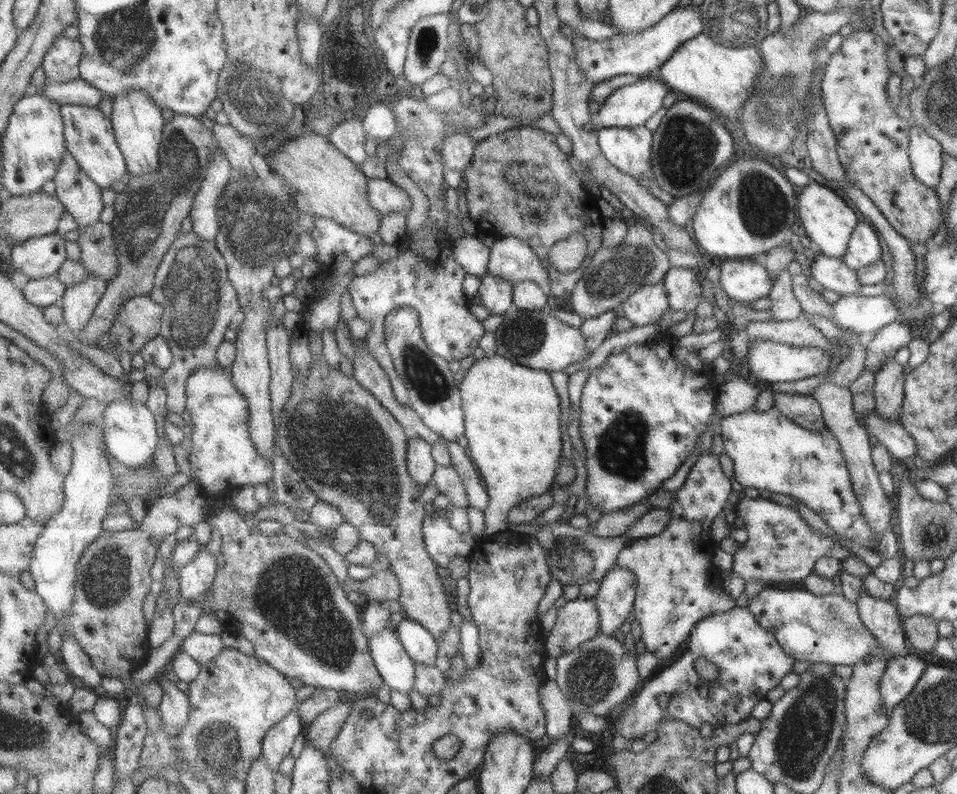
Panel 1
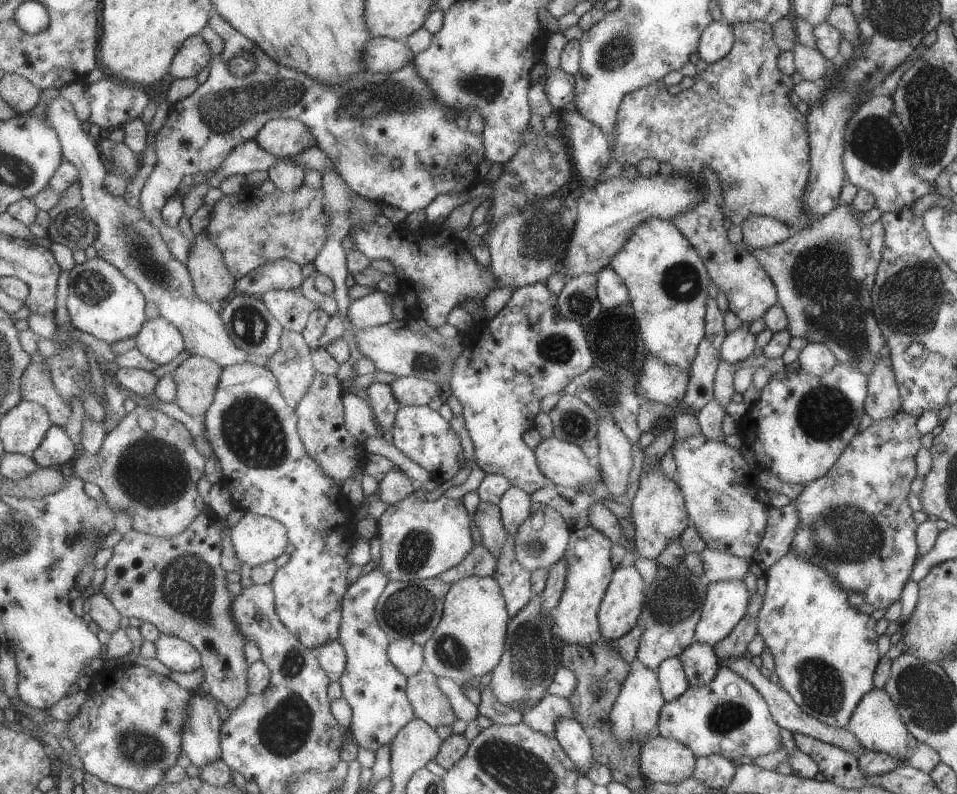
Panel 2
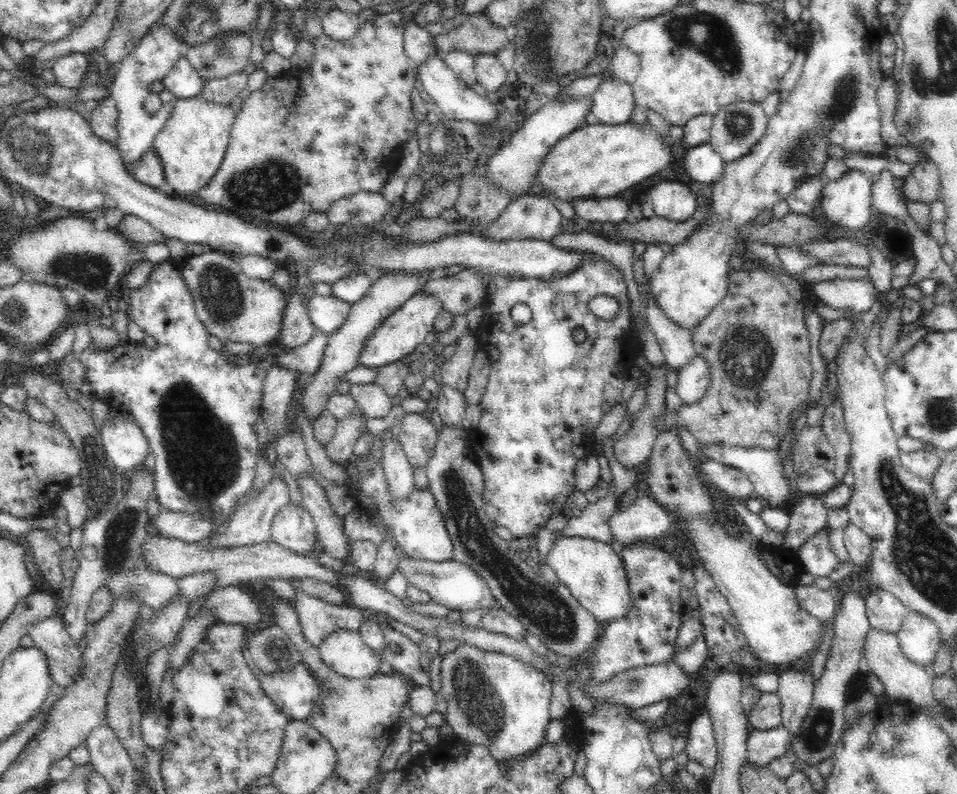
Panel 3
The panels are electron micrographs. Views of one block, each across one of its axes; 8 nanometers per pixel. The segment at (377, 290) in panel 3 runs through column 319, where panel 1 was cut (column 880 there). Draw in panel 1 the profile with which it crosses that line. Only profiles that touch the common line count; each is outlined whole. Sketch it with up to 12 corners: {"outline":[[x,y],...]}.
{"outline":[[895,356],[875,372],[875,410],[899,421],[906,374]]}

